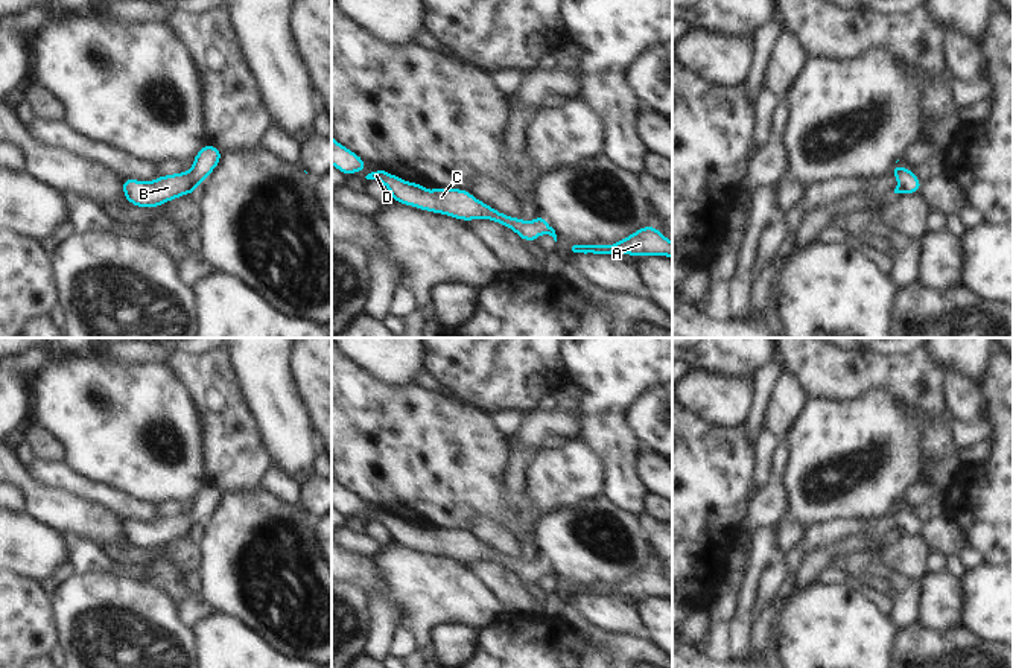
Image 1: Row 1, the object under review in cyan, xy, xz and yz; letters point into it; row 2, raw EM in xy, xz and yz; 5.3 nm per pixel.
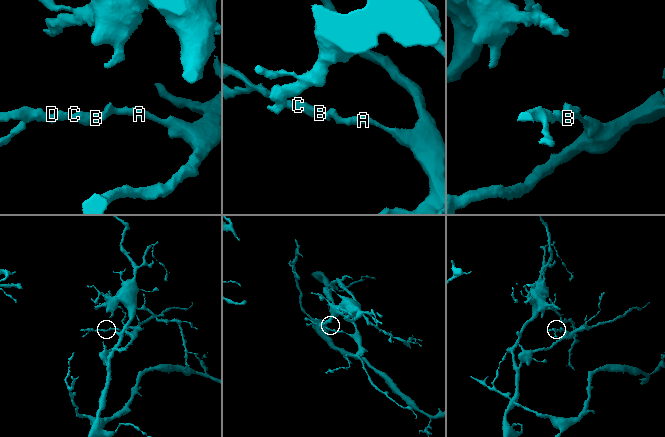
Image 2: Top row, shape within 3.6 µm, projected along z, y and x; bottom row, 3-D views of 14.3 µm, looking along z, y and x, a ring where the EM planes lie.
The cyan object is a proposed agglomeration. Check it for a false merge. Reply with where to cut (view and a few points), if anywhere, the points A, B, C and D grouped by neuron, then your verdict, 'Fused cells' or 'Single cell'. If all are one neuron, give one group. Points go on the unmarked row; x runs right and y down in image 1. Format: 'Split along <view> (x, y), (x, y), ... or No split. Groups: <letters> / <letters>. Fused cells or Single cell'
No split. Groups: A B C D. Single cell

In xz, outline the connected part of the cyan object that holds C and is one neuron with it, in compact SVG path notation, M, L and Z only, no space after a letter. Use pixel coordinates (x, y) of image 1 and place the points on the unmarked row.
M379 508L365 517L386 526L391 540L429 554L447 555L458 561L488 560L513 571L522 581L535 583L540 575L549 575L557 583L555 571L548 560L537 555L531 563L497 552L484 542L476 540L467 530L435 528L427 533L420 523L408 523Z

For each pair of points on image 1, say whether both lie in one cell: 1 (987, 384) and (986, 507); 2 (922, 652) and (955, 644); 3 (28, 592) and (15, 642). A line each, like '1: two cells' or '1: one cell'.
1: one cell
2: one cell
3: one cell

